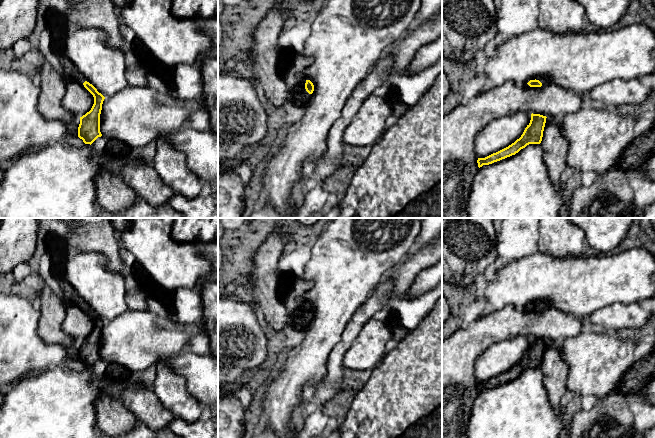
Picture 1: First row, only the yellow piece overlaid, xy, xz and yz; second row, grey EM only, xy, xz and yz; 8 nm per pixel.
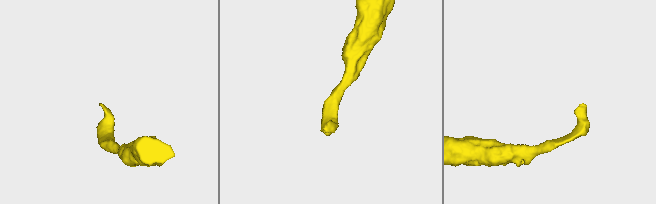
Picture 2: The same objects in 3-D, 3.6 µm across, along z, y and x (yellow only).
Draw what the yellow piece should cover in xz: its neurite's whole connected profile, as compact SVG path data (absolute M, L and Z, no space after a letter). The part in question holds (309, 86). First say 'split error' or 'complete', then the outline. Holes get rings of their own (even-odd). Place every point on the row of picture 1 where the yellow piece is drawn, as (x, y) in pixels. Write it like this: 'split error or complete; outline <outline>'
split error; outline M306 80L305 89L306 89L306 91L302 93L302 102L308 103L310 95L314 91L314 85L310 80Z

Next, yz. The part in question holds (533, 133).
complete; outline M532 113L530 123L525 128L521 137L508 147L496 153L493 153L485 158L478 158L478 167L480 168L483 165L489 165L515 155L529 144L540 144L543 137L546 118L546 116Z

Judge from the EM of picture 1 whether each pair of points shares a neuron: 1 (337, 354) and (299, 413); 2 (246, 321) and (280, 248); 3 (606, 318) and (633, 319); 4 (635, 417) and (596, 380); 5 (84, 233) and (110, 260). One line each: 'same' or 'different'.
1: same
2: different
3: same
4: different
5: same

